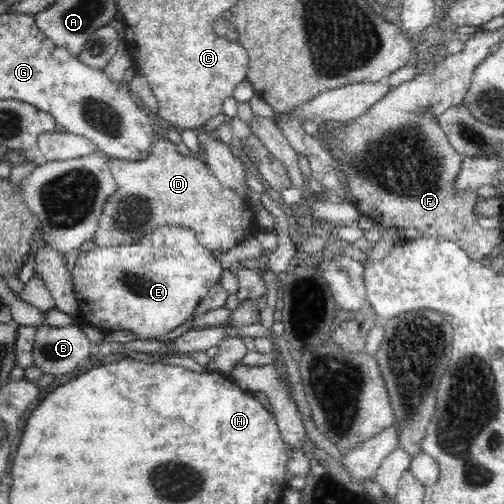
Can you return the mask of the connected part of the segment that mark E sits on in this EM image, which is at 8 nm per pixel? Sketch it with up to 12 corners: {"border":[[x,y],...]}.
{"border":[[194,231],[86,248],[78,322],[158,339],[223,272]]}

